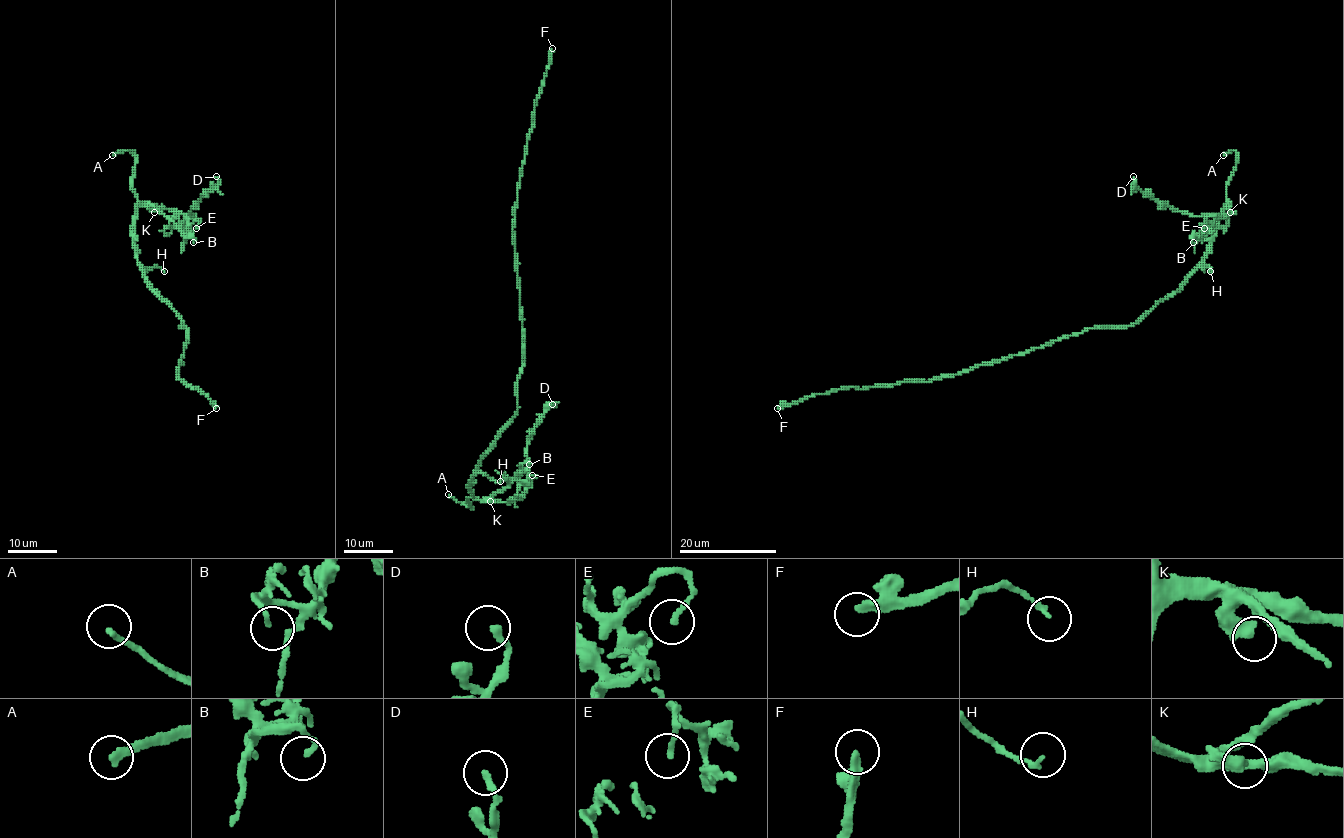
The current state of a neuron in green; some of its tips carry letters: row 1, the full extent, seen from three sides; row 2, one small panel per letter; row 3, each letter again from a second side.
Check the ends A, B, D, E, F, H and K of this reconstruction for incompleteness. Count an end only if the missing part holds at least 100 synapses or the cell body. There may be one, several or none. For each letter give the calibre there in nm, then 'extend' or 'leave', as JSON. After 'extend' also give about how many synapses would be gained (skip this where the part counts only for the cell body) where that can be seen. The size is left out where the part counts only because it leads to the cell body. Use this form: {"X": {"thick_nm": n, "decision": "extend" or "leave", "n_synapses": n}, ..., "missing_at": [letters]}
{"A": {"thick_nm": 240, "decision": "extend"}, "B": {"thick_nm": 140, "decision": "leave"}, "D": {"thick_nm": 200, "decision": "leave"}, "E": {"thick_nm": 170, "decision": "leave"}, "F": {"thick_nm": 300, "decision": "extend", "n_synapses": 300}, "H": {"thick_nm": 160, "decision": "leave"}, "K": {"thick_nm": 440, "decision": "leave"}, "missing_at": ["A", "F"]}

